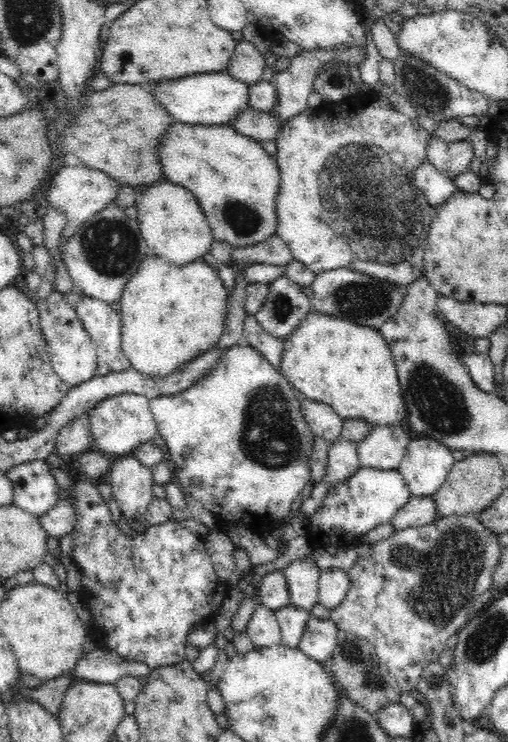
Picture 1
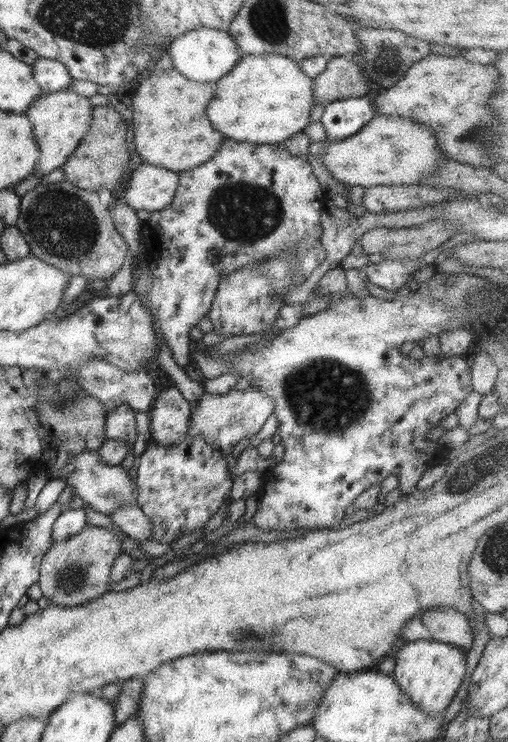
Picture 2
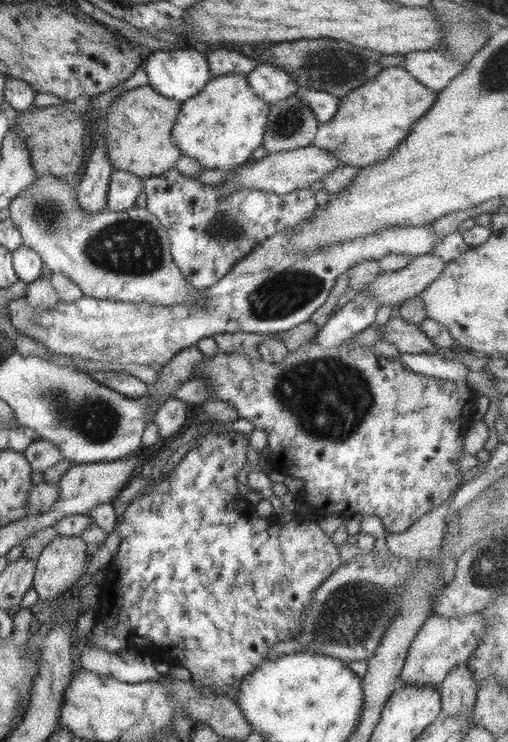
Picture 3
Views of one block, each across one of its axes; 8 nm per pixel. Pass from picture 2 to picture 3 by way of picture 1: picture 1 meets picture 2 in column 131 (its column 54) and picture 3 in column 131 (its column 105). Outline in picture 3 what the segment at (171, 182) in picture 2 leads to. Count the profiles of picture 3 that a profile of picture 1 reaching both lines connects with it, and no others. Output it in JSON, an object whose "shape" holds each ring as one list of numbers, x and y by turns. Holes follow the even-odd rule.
{"shape":[[115,169,108,182,107,210,128,211,137,207,136,200,144,188,143,179,125,170]]}

